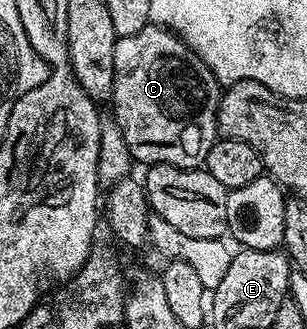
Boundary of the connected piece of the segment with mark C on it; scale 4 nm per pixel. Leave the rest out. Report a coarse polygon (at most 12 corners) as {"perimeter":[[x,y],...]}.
{"perimeter":[[173,31],[117,38],[110,107],[137,163],[197,169],[221,84]]}

